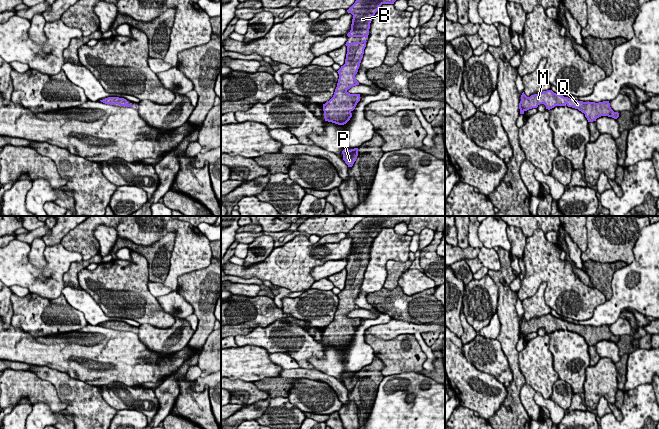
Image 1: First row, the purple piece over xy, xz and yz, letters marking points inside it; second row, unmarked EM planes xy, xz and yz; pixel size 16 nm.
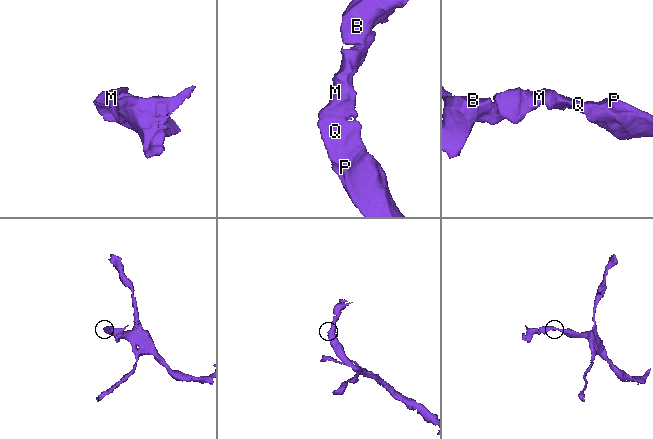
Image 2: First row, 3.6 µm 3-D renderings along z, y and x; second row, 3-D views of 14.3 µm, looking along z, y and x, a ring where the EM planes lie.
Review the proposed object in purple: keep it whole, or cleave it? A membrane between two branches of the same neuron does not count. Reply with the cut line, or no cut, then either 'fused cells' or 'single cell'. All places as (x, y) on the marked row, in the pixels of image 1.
no cut | single cell

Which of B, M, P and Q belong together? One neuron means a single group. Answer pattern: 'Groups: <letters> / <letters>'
Groups: B M P Q

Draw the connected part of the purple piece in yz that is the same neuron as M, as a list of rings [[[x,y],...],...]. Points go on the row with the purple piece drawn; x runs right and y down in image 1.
[[[552,90],[543,91],[541,93],[531,95],[530,97],[527,97],[523,92],[519,103],[520,114],[524,114],[524,112],[529,109],[537,108],[540,104],[544,104],[548,110],[554,108],[555,106],[565,105],[578,109],[585,114],[588,122],[596,121],[596,119],[601,116],[608,116],[614,119],[619,117],[619,113],[614,112],[611,109],[609,101],[599,103],[589,101],[583,102],[556,94]]]

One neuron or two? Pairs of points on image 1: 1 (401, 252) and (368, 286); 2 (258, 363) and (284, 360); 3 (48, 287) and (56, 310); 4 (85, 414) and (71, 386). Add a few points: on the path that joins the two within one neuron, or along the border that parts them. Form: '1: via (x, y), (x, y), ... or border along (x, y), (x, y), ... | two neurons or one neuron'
1: via (390, 252), (376, 266), (375, 275) | one neuron
2: border along (268, 354), (271, 361), (283, 369) | two neurons
3: border along (30, 292), (47, 298), (57, 298), (62, 293) | two neurons
4: via (85, 407), (85, 403), (75, 393) | one neuron

